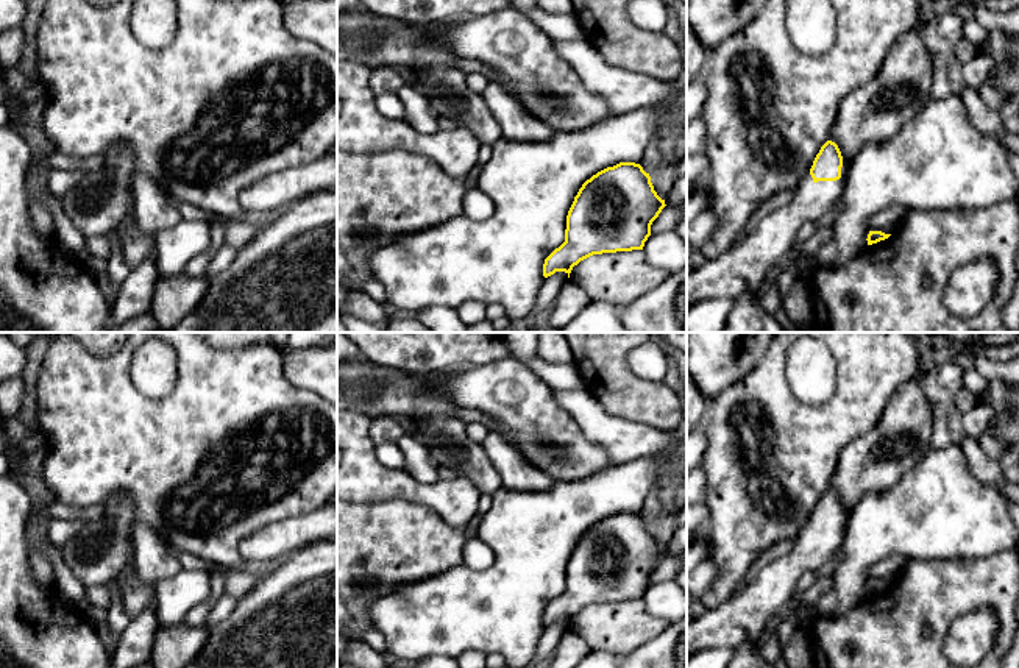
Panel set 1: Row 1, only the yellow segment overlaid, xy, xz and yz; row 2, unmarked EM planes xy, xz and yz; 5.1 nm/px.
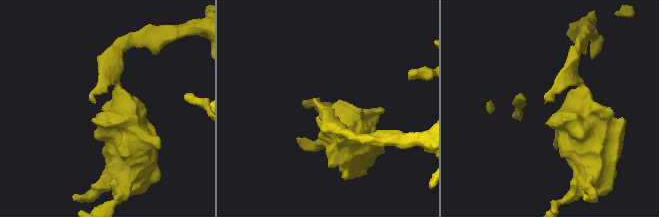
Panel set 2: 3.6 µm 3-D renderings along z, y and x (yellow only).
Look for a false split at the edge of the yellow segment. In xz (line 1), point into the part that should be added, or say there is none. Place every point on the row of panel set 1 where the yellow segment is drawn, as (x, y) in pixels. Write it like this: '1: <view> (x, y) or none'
1: none

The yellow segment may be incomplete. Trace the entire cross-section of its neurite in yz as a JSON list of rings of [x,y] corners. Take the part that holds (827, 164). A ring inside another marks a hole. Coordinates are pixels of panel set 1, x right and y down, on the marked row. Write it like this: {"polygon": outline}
{"polygon": [[[827,140],[786,206],[763,217],[737,245],[687,275],[687,309],[707,300],[757,293],[768,272],[791,253],[802,225],[818,222],[841,201],[847,170],[838,145]]]}

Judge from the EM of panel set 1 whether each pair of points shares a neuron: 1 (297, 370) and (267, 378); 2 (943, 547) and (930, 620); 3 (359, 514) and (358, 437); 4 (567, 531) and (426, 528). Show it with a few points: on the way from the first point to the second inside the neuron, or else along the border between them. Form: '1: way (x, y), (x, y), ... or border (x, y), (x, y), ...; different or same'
1: border (283, 356), (283, 375), (292, 384), (315, 394); different
2: border (979, 559), (907, 561); different
3: border (395, 497), (386, 501), (353, 503); different
4: border (479, 520), (475, 528); different

